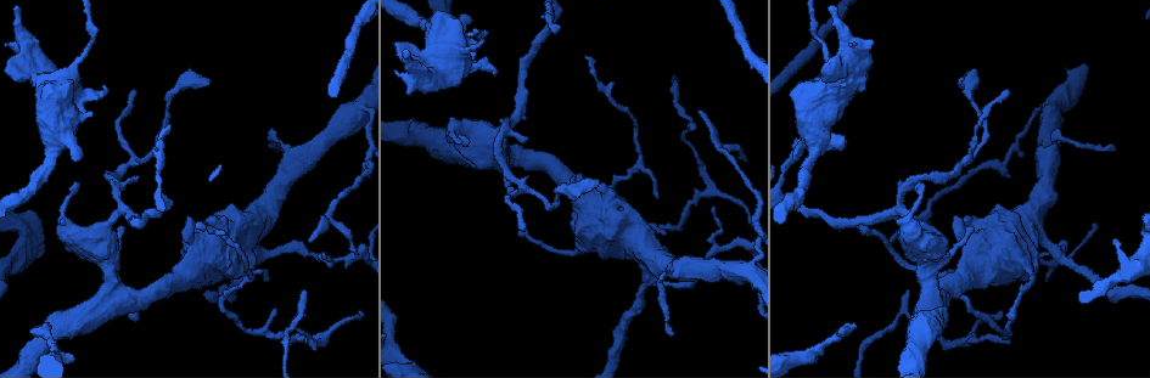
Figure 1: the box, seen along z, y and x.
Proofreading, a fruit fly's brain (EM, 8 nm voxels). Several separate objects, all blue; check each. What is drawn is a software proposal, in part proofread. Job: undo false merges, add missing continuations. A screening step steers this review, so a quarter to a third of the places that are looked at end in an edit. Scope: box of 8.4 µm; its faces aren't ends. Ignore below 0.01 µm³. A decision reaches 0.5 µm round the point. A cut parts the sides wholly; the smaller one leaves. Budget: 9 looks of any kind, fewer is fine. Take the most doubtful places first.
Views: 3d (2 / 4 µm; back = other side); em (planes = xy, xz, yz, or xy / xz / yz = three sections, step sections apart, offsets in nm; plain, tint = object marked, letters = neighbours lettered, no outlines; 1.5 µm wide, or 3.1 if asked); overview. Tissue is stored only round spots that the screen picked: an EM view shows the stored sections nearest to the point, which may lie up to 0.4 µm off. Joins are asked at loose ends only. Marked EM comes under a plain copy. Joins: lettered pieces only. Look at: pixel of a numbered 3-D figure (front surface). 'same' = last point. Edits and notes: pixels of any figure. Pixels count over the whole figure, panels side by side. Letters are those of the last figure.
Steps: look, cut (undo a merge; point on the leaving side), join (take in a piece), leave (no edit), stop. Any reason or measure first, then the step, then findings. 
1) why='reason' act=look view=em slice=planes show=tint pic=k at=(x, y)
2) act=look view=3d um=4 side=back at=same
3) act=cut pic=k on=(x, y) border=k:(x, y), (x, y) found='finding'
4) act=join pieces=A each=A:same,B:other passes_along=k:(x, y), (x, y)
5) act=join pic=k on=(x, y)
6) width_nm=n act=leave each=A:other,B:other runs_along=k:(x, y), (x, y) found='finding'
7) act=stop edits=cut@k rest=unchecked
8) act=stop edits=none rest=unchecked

why='branch stops here' act=look view=em slice=xy step=4 show=letters pic=1 at=(44, 328)

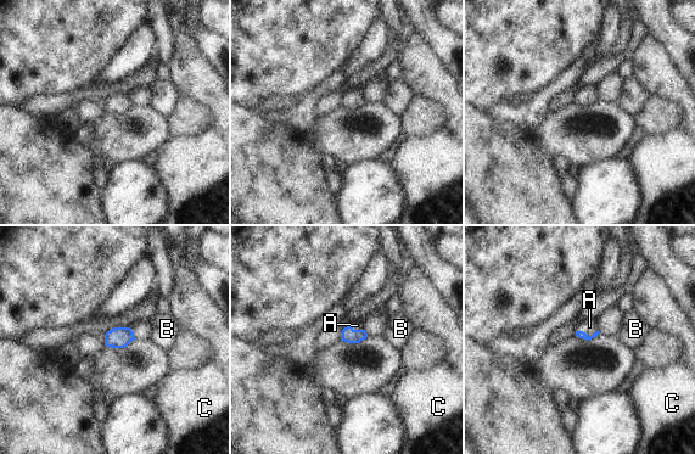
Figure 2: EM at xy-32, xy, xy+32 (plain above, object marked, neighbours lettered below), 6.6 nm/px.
act=join pic=2 on=(589, 326) each=A:same,B:other,C:other passes_along=2:(579, 334), (587, 335), (589, 326) found='it goes on there'

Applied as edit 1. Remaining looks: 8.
act=look view=overview

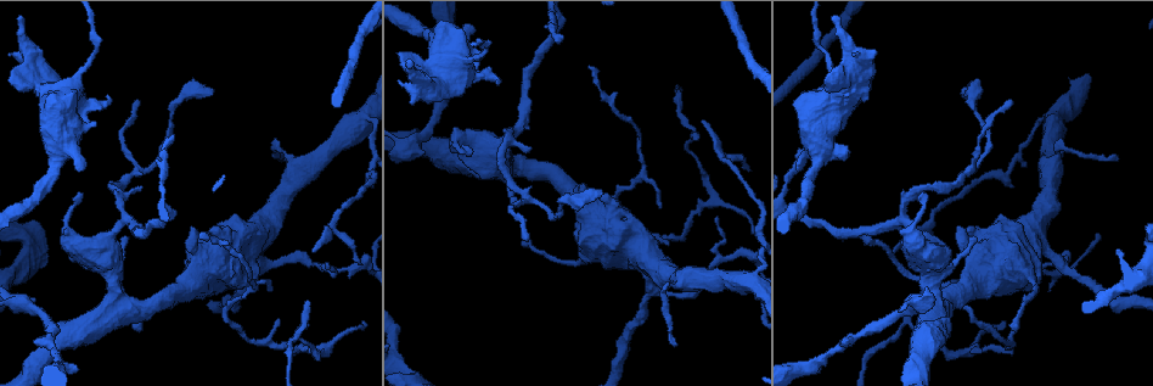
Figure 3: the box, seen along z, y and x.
why='branch stops here' act=look view=3d um=2 pic=3 at=(271, 291)

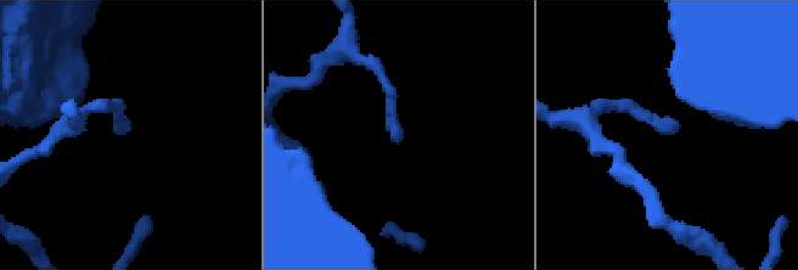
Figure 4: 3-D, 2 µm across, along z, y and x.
act=look view=em slice=yz step=8 show=tint pic=4 at=(400, 141)

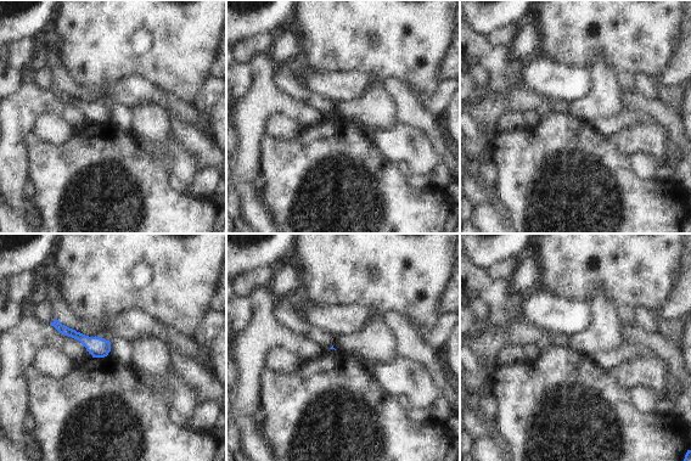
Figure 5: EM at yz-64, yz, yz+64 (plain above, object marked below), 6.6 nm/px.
act=look view=em slice=planes show=letters at=same

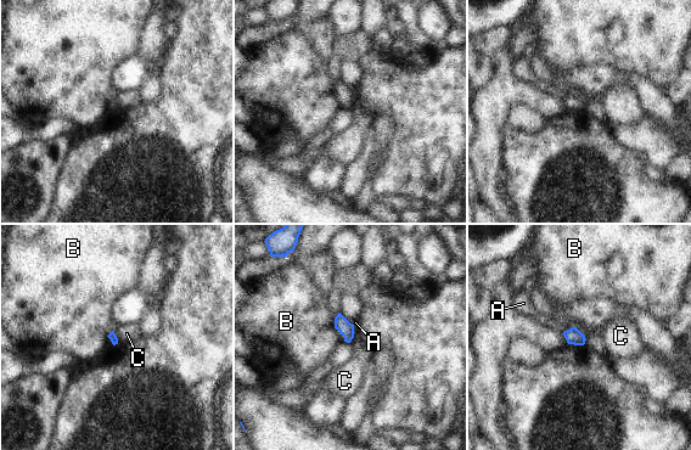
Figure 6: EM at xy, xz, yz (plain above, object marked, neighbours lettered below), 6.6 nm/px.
act=leave each=A:other,B:other,C:other border=6:(113, 331), (118, 343) found='no lettered piece goes on from it'

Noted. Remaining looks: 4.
act=look view=3d um=2 pic=3 at=(927, 230)

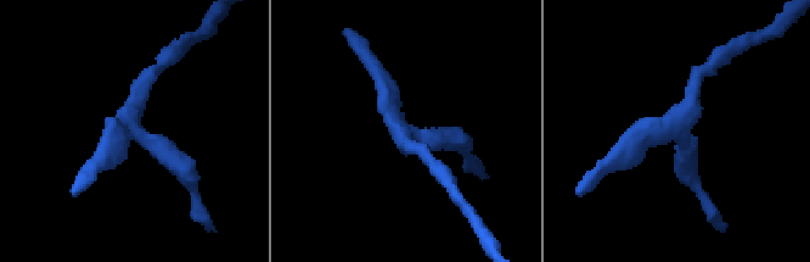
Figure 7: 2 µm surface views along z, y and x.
act=look view=em slice=planes show=letters pic=7 at=(403, 135)

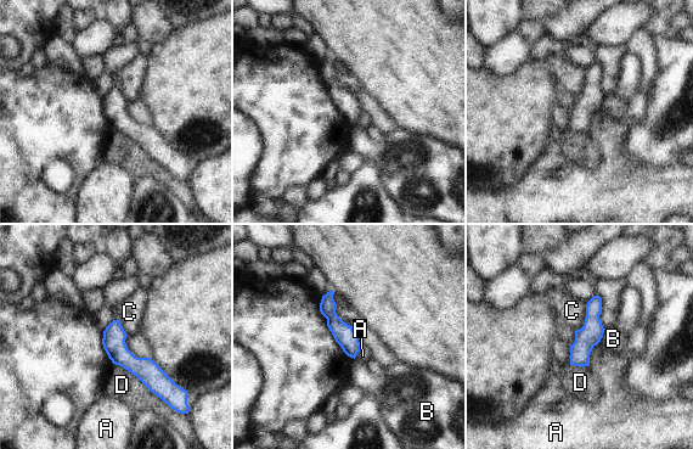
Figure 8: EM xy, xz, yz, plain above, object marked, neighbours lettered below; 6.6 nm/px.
act=leave each=A:other,B:other,C:other,D:other runs_along=8:(116, 323), (116, 346), (172, 387) found='continuous, no second neuron'

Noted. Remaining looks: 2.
why='end of a long branch' act=look view=em slice=planes show=letters pic=3 at=(588, 66)

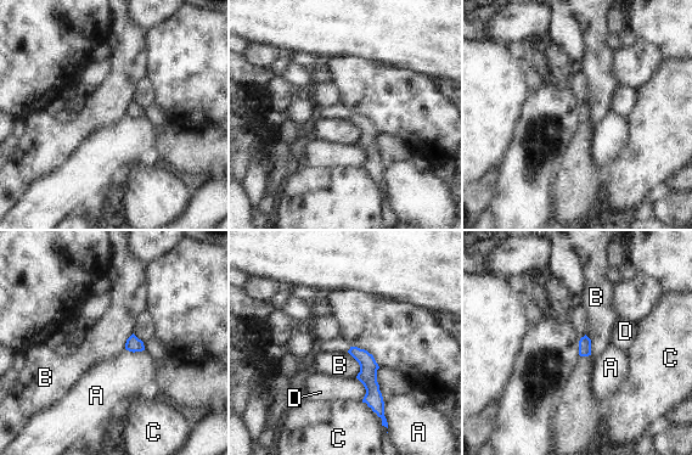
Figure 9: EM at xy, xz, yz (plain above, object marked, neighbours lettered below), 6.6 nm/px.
act=leave each=A:other,B:other,C:other,D:other border=9:(348, 352), (359, 365), (356, 377) found='no lettered piece goes on from it'

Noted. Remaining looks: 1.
act=stop edits=join@2 rest=unchecked

